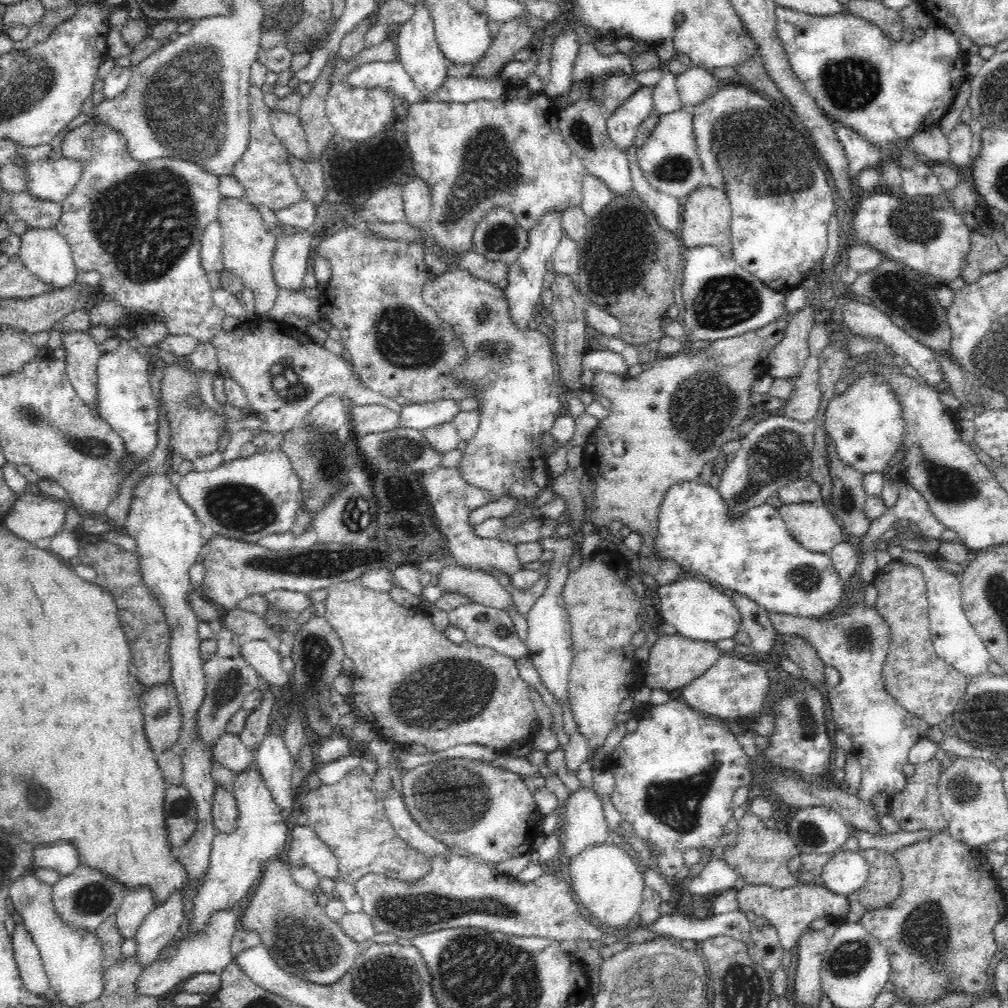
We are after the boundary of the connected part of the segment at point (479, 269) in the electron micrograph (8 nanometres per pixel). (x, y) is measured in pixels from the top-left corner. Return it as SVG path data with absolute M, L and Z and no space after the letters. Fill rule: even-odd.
M464 251L455 260L457 265L467 270L472 276L491 282L498 288L505 289L508 284L509 265L502 261L488 260L476 251Z

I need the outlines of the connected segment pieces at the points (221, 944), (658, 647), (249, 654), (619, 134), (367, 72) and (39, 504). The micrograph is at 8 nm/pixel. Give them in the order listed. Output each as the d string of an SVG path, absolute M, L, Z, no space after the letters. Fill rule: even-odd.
M244 897L233 907L214 911L204 934L188 935L179 942L172 957L158 958L152 964L144 967L144 972L136 980L136 991L144 993L144 995L159 997L165 1001L185 979L192 975L200 972L221 973L223 968L232 961L231 940L238 930L247 900L248 897Z
M660 633L653 647L650 647L648 661L642 667L645 684L650 689L660 688L667 692L682 688L716 664L722 654L714 642L690 640L677 633Z
M250 640L241 644L244 660L262 678L264 685L283 686L288 682L290 673L282 668L282 656L268 645L267 640Z
M640 87L612 116L606 117L610 139L624 152L633 143L638 126L652 115L654 105L652 90L652 87Z
M368 62L354 68L342 79L356 88L374 88L381 86L398 98L410 104L424 101L424 95L414 86L404 65L396 62Z
M18 494L4 524L18 537L35 543L64 531L67 503L46 495Z

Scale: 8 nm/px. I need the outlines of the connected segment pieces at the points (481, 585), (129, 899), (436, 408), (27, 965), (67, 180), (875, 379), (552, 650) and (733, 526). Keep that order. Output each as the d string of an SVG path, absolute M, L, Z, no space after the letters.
M459 564L444 567L438 574L439 586L445 591L464 594L472 602L510 612L516 609L512 596L490 572L464 568Z
M148 887L126 890L122 904L115 912L119 934L125 939L136 936L144 918L154 909L154 893Z
M442 399L424 404L406 404L400 410L402 426L419 431L450 422L460 412L459 400Z
M24 924L16 925L14 935L11 938L11 943L22 982L24 983L24 986L28 988L28 991L38 995L40 998L43 998L43 1000L50 999L50 1001L58 1001L58 1003L62 1003L57 1000L56 992L54 992L50 986L47 972L43 967L42 957L40 956L37 946L34 944L32 936L30 936L28 931L24 929Z
M61 157L58 160L39 159L26 161L19 159L20 167L26 171L28 193L40 200L60 203L76 186L82 174L82 164L78 160Z
M866 374L858 378L843 394L835 394L825 410L825 430L836 444L838 457L844 464L862 475L884 472L888 464L895 463L906 432L900 401L884 376Z
M573 532L568 536L544 537L540 540L542 550L552 550L552 560L545 567L548 587L543 596L534 602L534 606L526 615L527 619L527 637L526 646L529 650L529 658L534 664L541 682L553 694L560 706L568 706L570 695L568 694L568 676L570 676L570 666L573 659L572 641L571 641L571 620L568 611L565 610L565 602L562 590L564 590L565 580L571 572L568 569L568 561L576 547L572 542Z
M676 482L672 484L668 490L666 490L666 496L662 498L662 504L660 504L660 512L657 522L657 533L653 540L653 553L659 560L671 560L679 564L686 573L690 573L695 576L704 576L710 582L716 582L721 590L728 589L733 590L734 593L738 592L744 594L744 596L751 598L754 602L757 602L762 608L765 608L769 613L778 613L784 615L794 615L798 617L819 617L831 613L836 610L845 595L845 582L839 577L838 572L834 568L833 560L827 553L810 552L808 549L804 549L798 541L790 534L787 529L786 523L779 513L779 508L770 504L764 503L760 506L755 506L745 510L743 513L735 513L730 510L728 512L728 505L726 501L722 499L722 495L718 492L718 489L714 489L711 485L698 484L696 482Z

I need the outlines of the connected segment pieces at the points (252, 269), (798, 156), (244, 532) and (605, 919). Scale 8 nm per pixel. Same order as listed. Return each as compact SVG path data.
M223 197L220 200L217 221L222 229L222 260L224 268L233 272L242 284L255 296L256 316L268 313L274 306L280 288L274 280L272 258L276 250L277 236L264 223L258 209L248 201Z
M723 82L712 94L708 94L703 102L694 108L689 109L694 119L694 134L696 135L696 144L702 167L704 167L705 183L716 190L724 192L731 203L731 241L732 257L734 262L744 270L751 272L758 280L761 280L768 288L773 288L776 292L788 292L790 288L802 284L806 278L813 277L813 268L817 260L826 256L828 244L828 220L834 212L834 200L836 194L834 188L830 186L831 179L829 173L820 166L816 160L814 152L810 150L810 144L806 142L804 136L796 136L794 128L790 126L790 120L780 114L772 104L768 102L766 96L756 90L752 90L747 82L730 83Z
M279 450L223 462L211 471L193 470L177 484L182 500L214 534L256 543L267 534L288 532L298 510L301 480L290 459Z
M607 842L602 846L590 846L576 856L570 864L571 888L580 902L592 914L592 923L608 930L622 933L638 923L642 906L644 875L627 850Z

